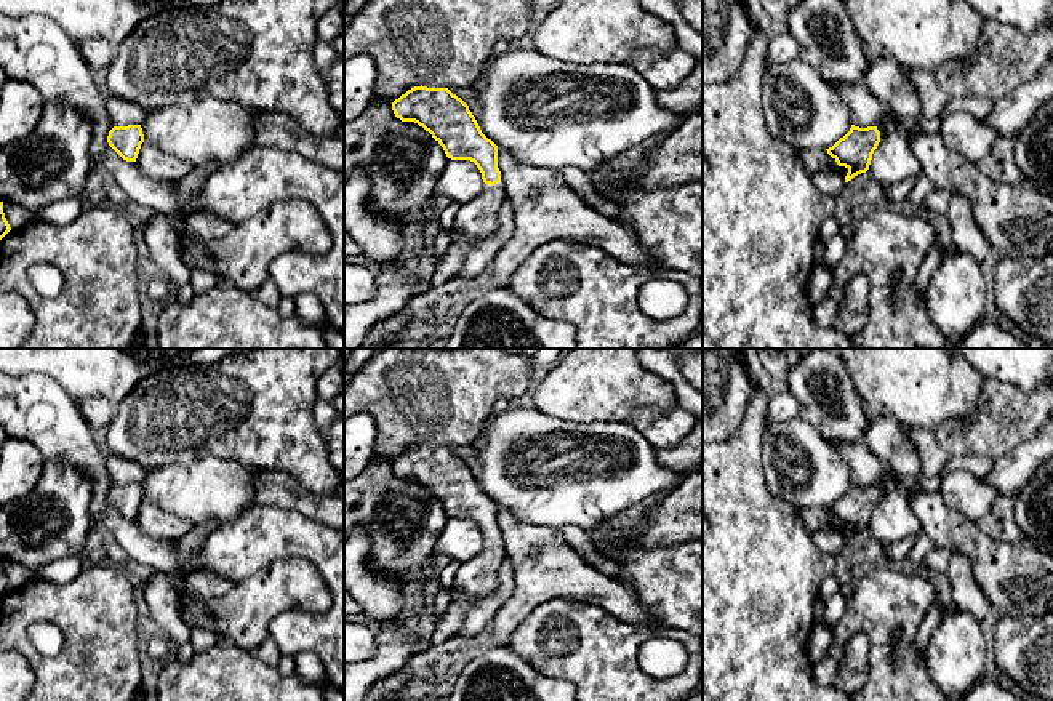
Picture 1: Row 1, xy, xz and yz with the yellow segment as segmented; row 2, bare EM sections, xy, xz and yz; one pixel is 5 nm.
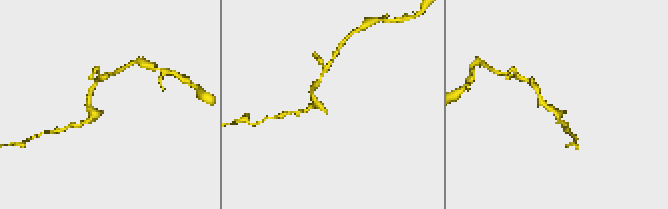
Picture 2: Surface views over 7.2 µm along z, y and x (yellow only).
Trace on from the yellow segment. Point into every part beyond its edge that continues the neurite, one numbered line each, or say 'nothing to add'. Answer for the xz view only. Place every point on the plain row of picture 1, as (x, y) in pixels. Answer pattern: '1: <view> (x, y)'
1: xz (477, 578)

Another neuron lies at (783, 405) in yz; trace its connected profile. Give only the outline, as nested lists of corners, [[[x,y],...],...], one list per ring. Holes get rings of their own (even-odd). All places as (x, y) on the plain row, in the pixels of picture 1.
[[[783,386],[775,395],[770,395],[765,410],[765,426],[776,421],[792,421],[799,416],[800,405],[797,399]]]

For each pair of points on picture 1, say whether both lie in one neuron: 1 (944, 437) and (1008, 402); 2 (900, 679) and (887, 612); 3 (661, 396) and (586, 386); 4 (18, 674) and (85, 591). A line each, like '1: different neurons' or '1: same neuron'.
1: same neuron
2: same neuron
3: same neuron
4: different neurons

